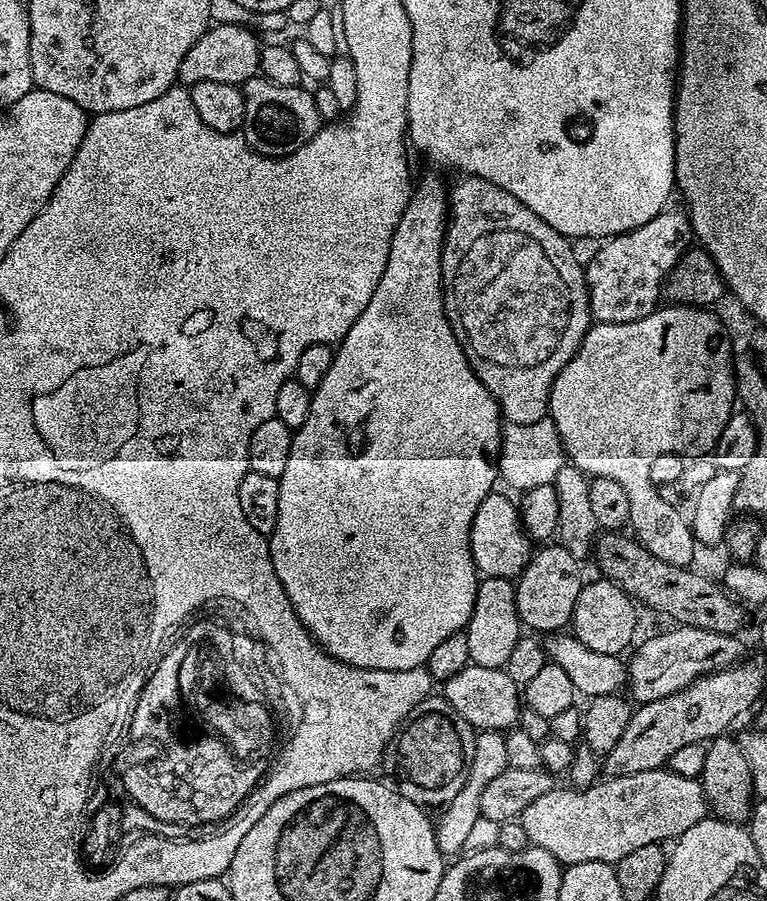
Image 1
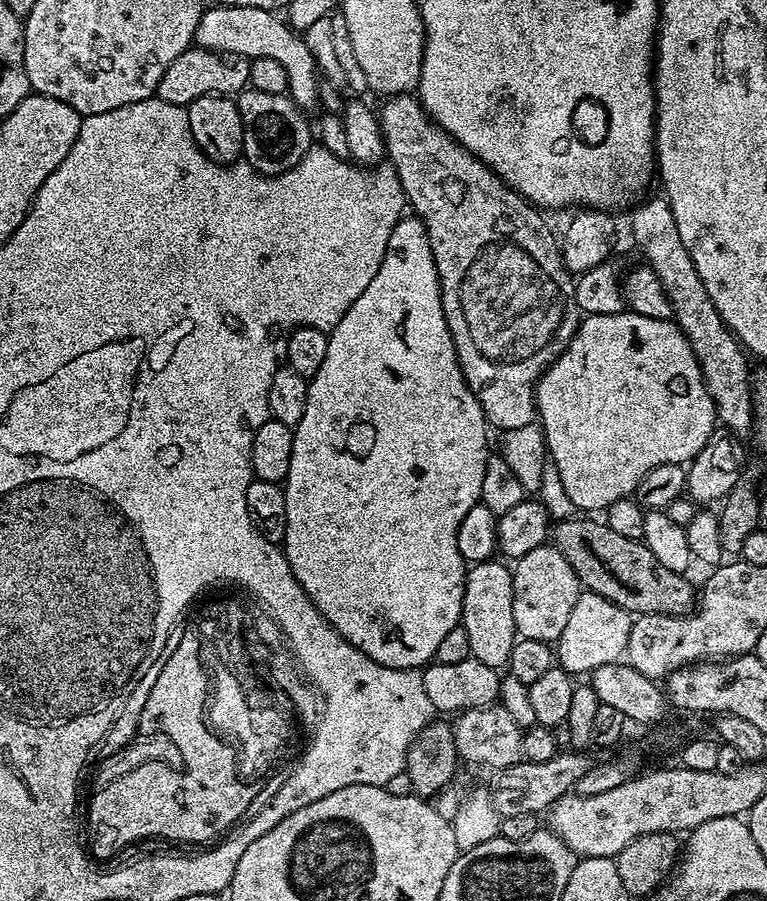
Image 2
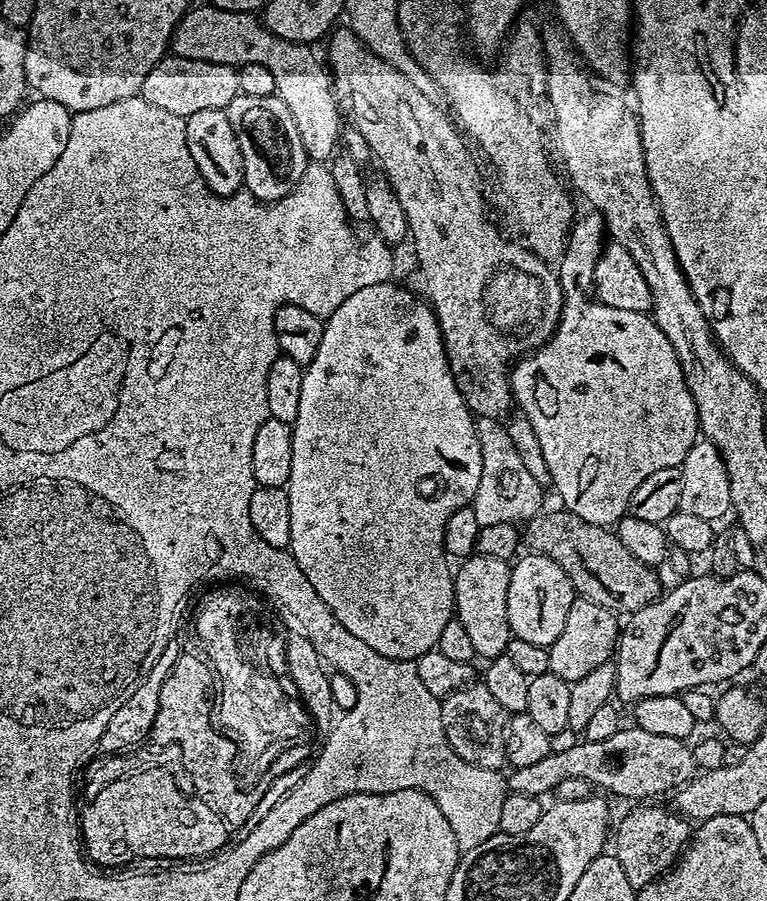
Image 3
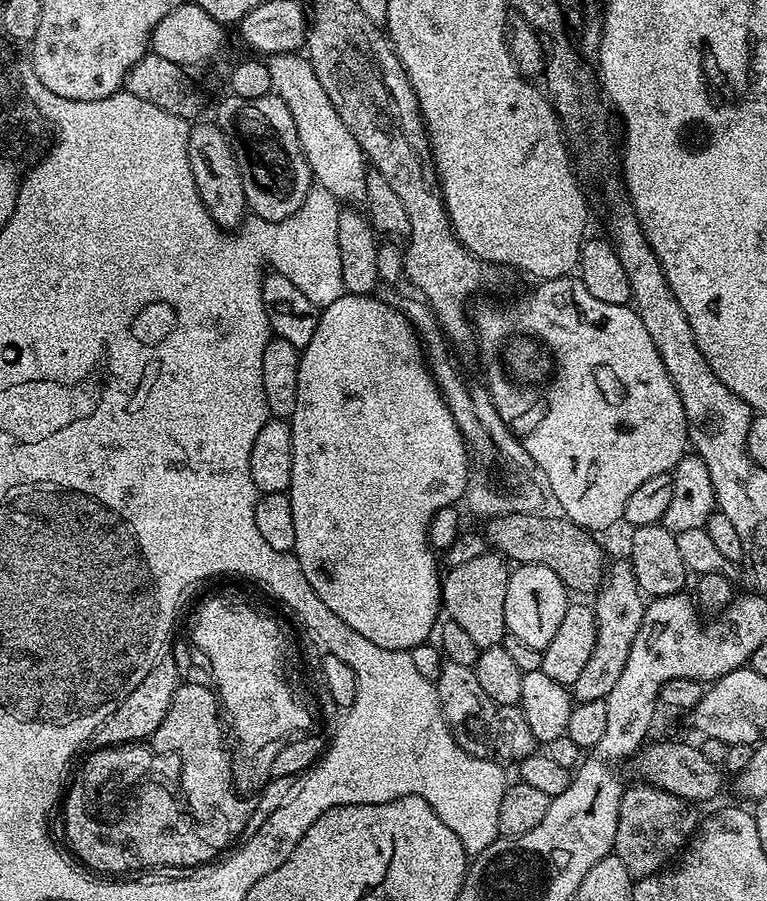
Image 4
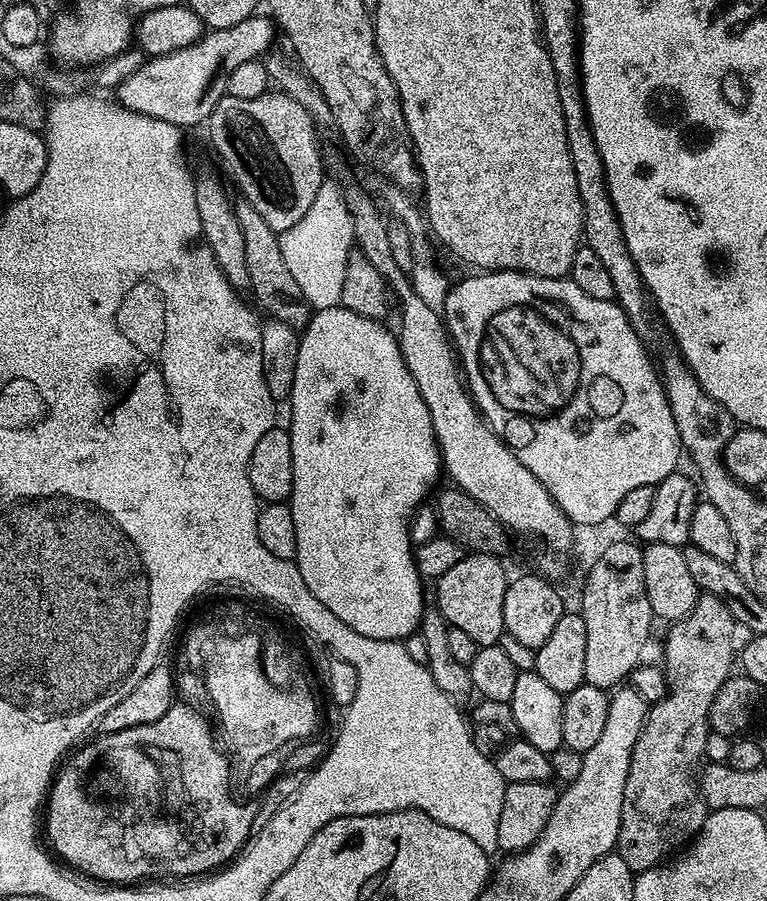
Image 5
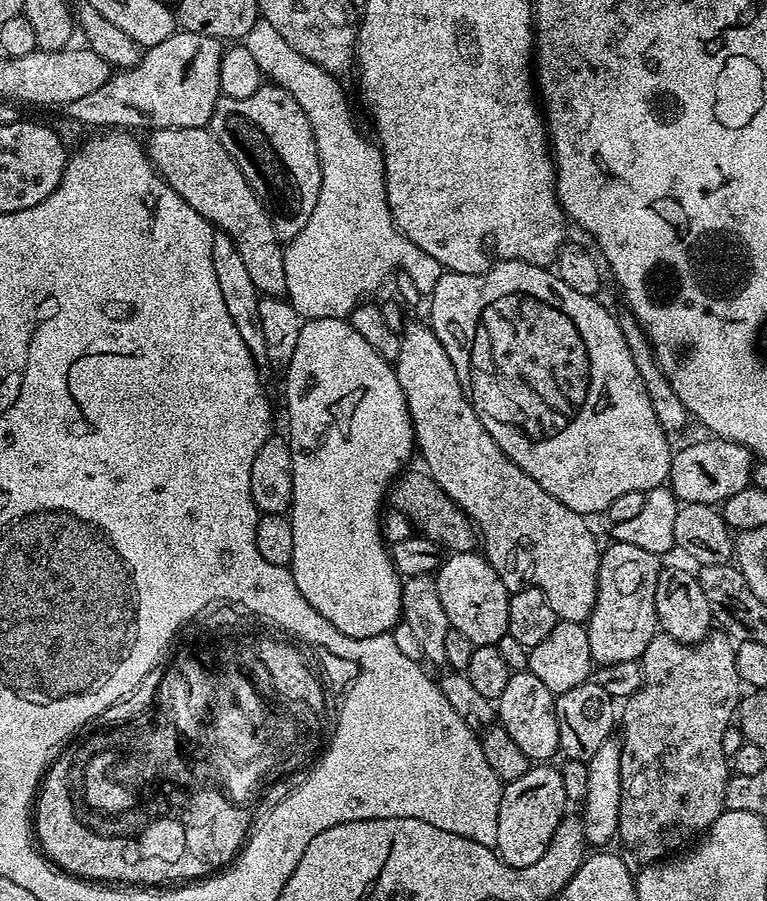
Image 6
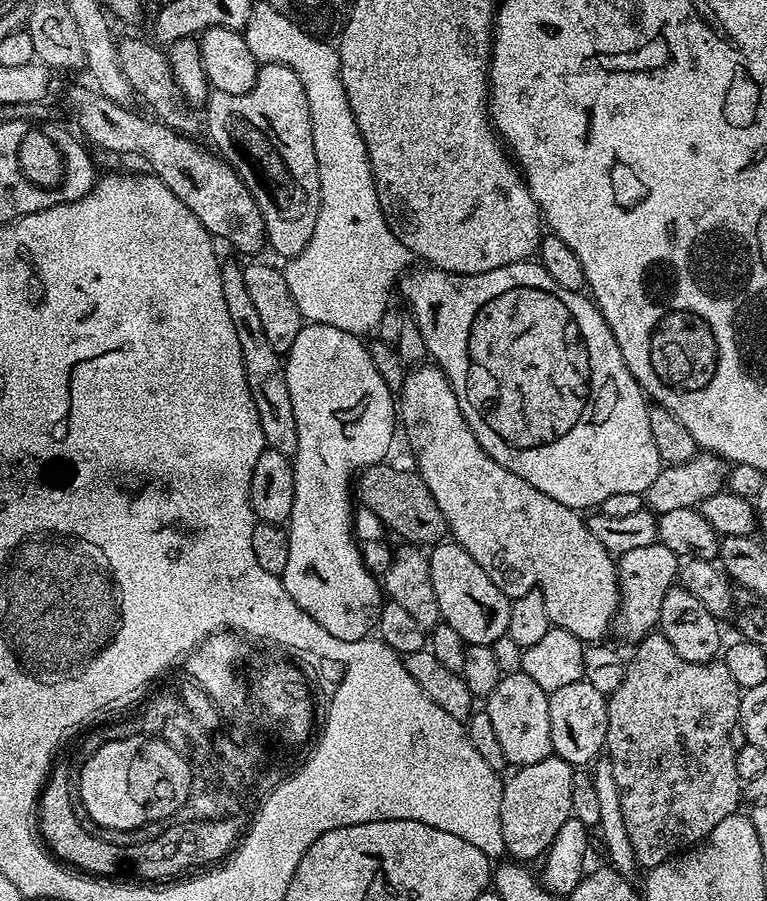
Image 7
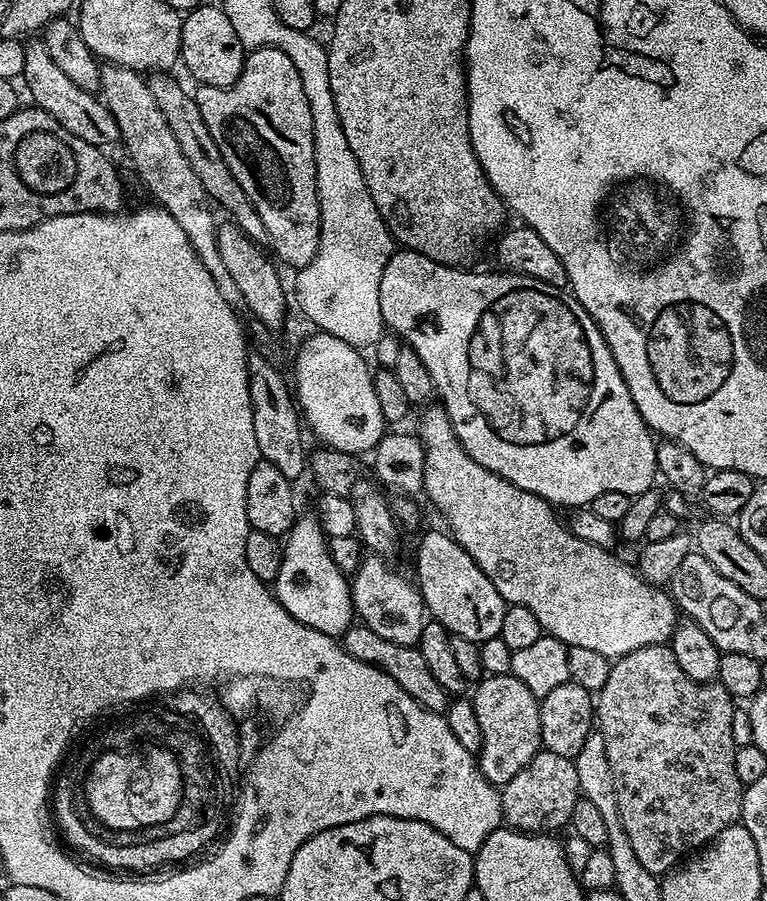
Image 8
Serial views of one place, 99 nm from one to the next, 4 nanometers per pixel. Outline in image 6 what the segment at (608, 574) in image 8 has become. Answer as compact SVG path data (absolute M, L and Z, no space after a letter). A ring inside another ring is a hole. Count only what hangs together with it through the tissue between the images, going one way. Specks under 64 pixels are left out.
M427 323L408 324L404 330L402 328L402 342L399 347L398 356L394 361L394 367L396 369L396 377L398 378L398 386L402 386L402 392L408 403L408 413L412 419L414 444L418 449L418 456L424 459L423 467L432 475L434 482L438 482L438 486L442 486L442 490L446 490L446 494L450 494L452 501L472 519L473 524L478 529L479 539L482 541L482 555L490 562L490 566L494 566L498 578L502 578L502 582L508 587L509 593L521 592L524 588L540 588L542 594L546 594L546 602L550 602L550 610L554 610L557 620L584 624L592 613L592 607L596 601L598 566L600 565L600 553L602 551L601 545L596 545L596 536L592 533L591 526L584 521L587 519L581 513L570 510L570 506L558 502L558 498L546 494L546 490L542 490L542 486L538 486L538 482L534 482L534 478L530 478L530 474L526 474L521 470L500 449L498 442L494 442L494 438L490 438L486 426L482 426L474 406L468 401L467 394L462 390L462 382L458 382L458 370L454 370L454 362L450 362L450 354L446 354L446 346L442 346L442 342L438 342L438 338L431 326Z

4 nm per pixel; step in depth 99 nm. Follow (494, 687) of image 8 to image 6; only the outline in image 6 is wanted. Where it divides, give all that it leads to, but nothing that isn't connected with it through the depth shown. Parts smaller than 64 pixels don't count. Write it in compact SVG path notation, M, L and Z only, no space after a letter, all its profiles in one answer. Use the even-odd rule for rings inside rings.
M527 670L522 672L513 672L510 682L506 682L506 690L502 690L499 700L495 701L496 714L498 717L498 722L506 730L506 734L510 734L510 738L514 738L514 743L516 743L522 750L522 754L526 754L526 758L530 762L548 762L553 758L552 755L557 755L560 752L560 739L558 738L558 718L556 717L556 696L550 690L546 690L546 685L540 681L538 678L534 678L534 674Z

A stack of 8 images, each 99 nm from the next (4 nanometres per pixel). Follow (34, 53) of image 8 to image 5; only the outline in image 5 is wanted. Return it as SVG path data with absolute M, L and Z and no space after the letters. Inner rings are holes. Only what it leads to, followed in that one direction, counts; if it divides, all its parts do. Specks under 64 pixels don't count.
M245 200L235 203L235 216L242 227L242 236L245 239L246 266L250 269L250 292L254 294L259 306L273 320L286 322L292 328L303 329L311 320L312 308L304 299L293 275L291 275L282 256L279 235L270 229L266 220L258 210L254 210Z

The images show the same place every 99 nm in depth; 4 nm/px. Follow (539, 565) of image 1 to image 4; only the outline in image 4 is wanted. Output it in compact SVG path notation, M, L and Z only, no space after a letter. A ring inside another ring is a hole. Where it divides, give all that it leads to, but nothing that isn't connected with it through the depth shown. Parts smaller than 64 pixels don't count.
M521 564L513 567L508 573L506 586L507 635L526 642L526 646L544 649L550 638L554 638L554 633L558 630L569 603L568 588L562 582L562 578L558 578L558 574L550 570L550 566Z

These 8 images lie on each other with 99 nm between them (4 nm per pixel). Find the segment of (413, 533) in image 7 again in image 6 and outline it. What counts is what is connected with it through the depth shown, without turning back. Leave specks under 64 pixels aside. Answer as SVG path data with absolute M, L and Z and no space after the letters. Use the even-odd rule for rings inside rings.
M405 470L396 477L390 488L391 507L404 514L419 535L430 538L445 553L477 551L478 529L472 519L434 482L429 472L419 471Z

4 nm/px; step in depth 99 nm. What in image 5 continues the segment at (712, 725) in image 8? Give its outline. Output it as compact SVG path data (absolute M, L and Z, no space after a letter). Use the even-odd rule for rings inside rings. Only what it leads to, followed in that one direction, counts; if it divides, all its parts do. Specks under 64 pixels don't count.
M707 594L697 595L694 610L690 610L688 616L673 623L669 628L672 629L664 640L664 661L662 661L664 676L668 680L668 693L666 698L662 698L662 702L649 707L648 716L642 726L642 734L630 758L630 770L626 774L626 790L622 790L622 822L618 830L615 851L622 858L622 862L630 866L634 874L656 867L665 858L683 849L706 822L710 809L702 798L694 773L704 760L706 738L710 731L708 715L711 712L711 704L722 690L723 684L733 675L734 661L738 656L738 640L736 644L738 625L730 610L726 610L726 602L722 602L722 598Z

